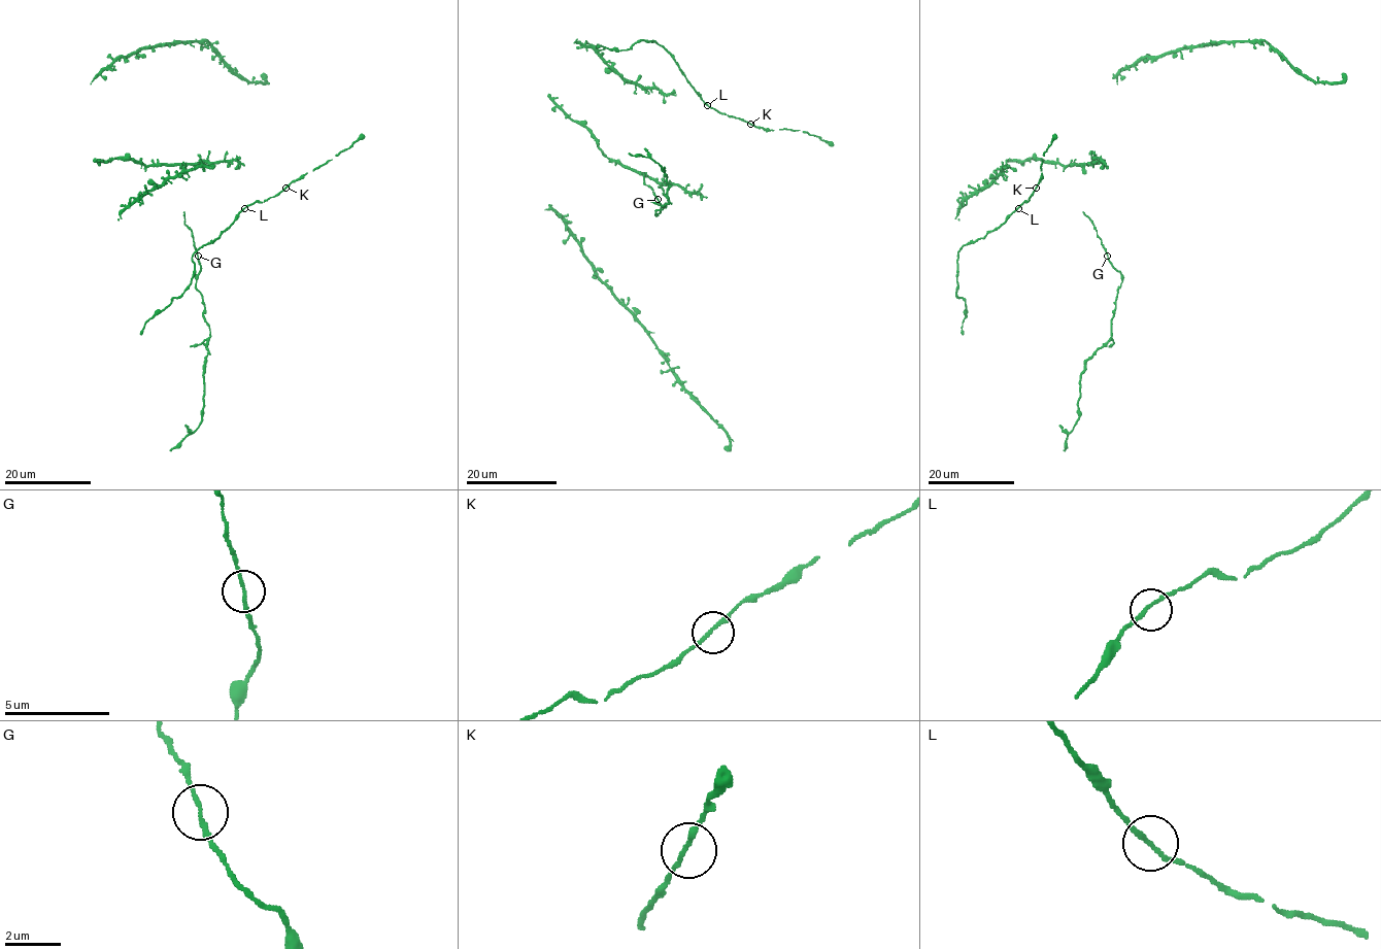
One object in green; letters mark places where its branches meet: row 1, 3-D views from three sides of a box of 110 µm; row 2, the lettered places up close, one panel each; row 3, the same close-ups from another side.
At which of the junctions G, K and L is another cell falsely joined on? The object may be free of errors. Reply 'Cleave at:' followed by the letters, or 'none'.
Cleave at: none

